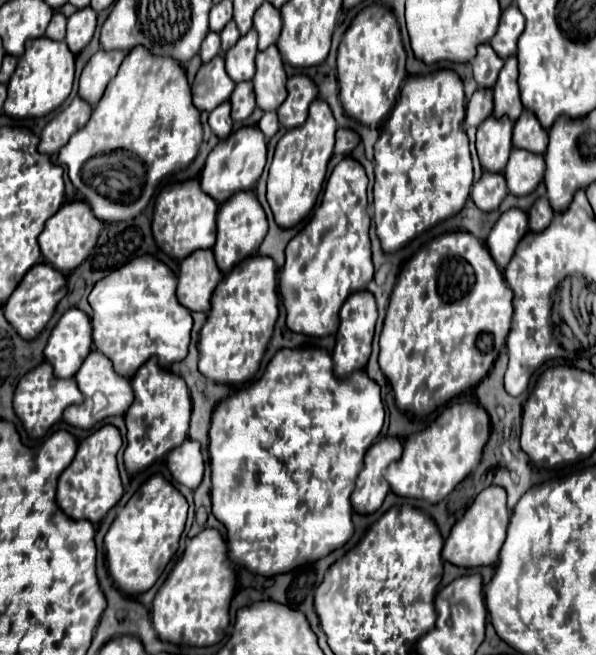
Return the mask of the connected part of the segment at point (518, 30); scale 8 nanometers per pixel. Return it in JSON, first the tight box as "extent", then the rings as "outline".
{"extent":[490,4,524,60],"outline":[[[512,4],[510,8],[504,10],[502,20],[500,20],[500,28],[494,34],[494,38],[490,40],[490,46],[494,48],[494,52],[502,60],[506,60],[508,56],[516,54],[516,42],[522,32],[524,32],[524,16],[520,14],[518,6]]]}

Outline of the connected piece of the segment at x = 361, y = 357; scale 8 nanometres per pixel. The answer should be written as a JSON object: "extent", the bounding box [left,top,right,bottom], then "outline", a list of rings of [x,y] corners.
{"extent":[332,290,376,378],"outline":[[[360,290],[356,294],[352,294],[342,310],[340,310],[340,330],[336,334],[336,346],[332,352],[332,360],[334,360],[334,374],[338,378],[346,378],[348,374],[352,374],[354,370],[362,370],[366,368],[366,362],[370,358],[370,348],[372,348],[372,338],[374,338],[374,326],[376,326],[376,300],[368,290]]]}

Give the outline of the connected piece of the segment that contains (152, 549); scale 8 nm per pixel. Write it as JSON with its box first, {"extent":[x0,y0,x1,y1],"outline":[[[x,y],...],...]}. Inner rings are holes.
{"extent":[104,474,186,596],"outline":[[[160,474],[152,476],[140,486],[138,492],[134,492],[128,504],[118,512],[104,538],[108,572],[120,592],[136,596],[156,584],[166,564],[178,550],[178,540],[186,524],[186,512],[186,498]]]}

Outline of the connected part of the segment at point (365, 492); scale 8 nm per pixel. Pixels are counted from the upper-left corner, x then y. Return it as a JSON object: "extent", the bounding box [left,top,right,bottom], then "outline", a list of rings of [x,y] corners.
{"extent":[350,438,402,514],"outline":[[[382,438],[368,448],[364,466],[356,478],[356,488],[350,496],[350,502],[358,514],[372,514],[382,506],[390,490],[384,470],[390,462],[400,458],[400,454],[402,442],[398,438]]]}

